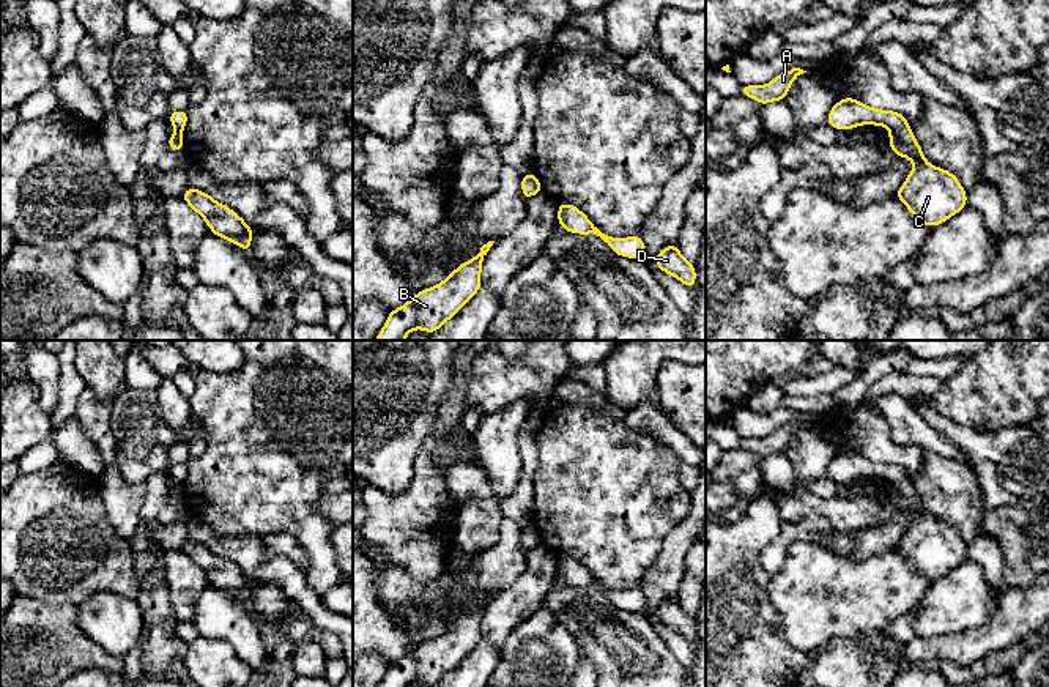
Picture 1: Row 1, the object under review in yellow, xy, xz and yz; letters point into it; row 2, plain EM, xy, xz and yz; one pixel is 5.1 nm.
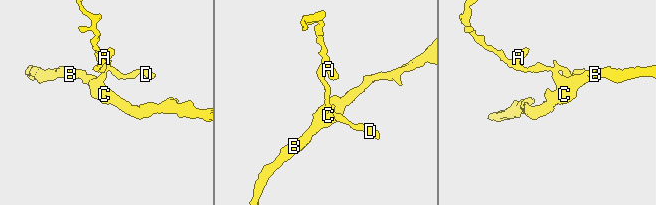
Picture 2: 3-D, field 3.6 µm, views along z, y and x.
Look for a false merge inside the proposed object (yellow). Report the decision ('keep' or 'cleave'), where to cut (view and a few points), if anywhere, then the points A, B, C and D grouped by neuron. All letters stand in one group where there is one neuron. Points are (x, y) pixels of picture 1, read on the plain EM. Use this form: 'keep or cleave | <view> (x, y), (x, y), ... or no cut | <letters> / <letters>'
keep | no cut | A B C D

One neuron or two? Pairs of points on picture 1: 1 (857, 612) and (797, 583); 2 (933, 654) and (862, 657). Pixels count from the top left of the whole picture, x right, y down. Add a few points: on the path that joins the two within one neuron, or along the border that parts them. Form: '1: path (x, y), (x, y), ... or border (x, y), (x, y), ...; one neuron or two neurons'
1: path (843, 601), (826, 601), (811, 590); one neuron
2: border (893, 645), (890, 657); two neurons

